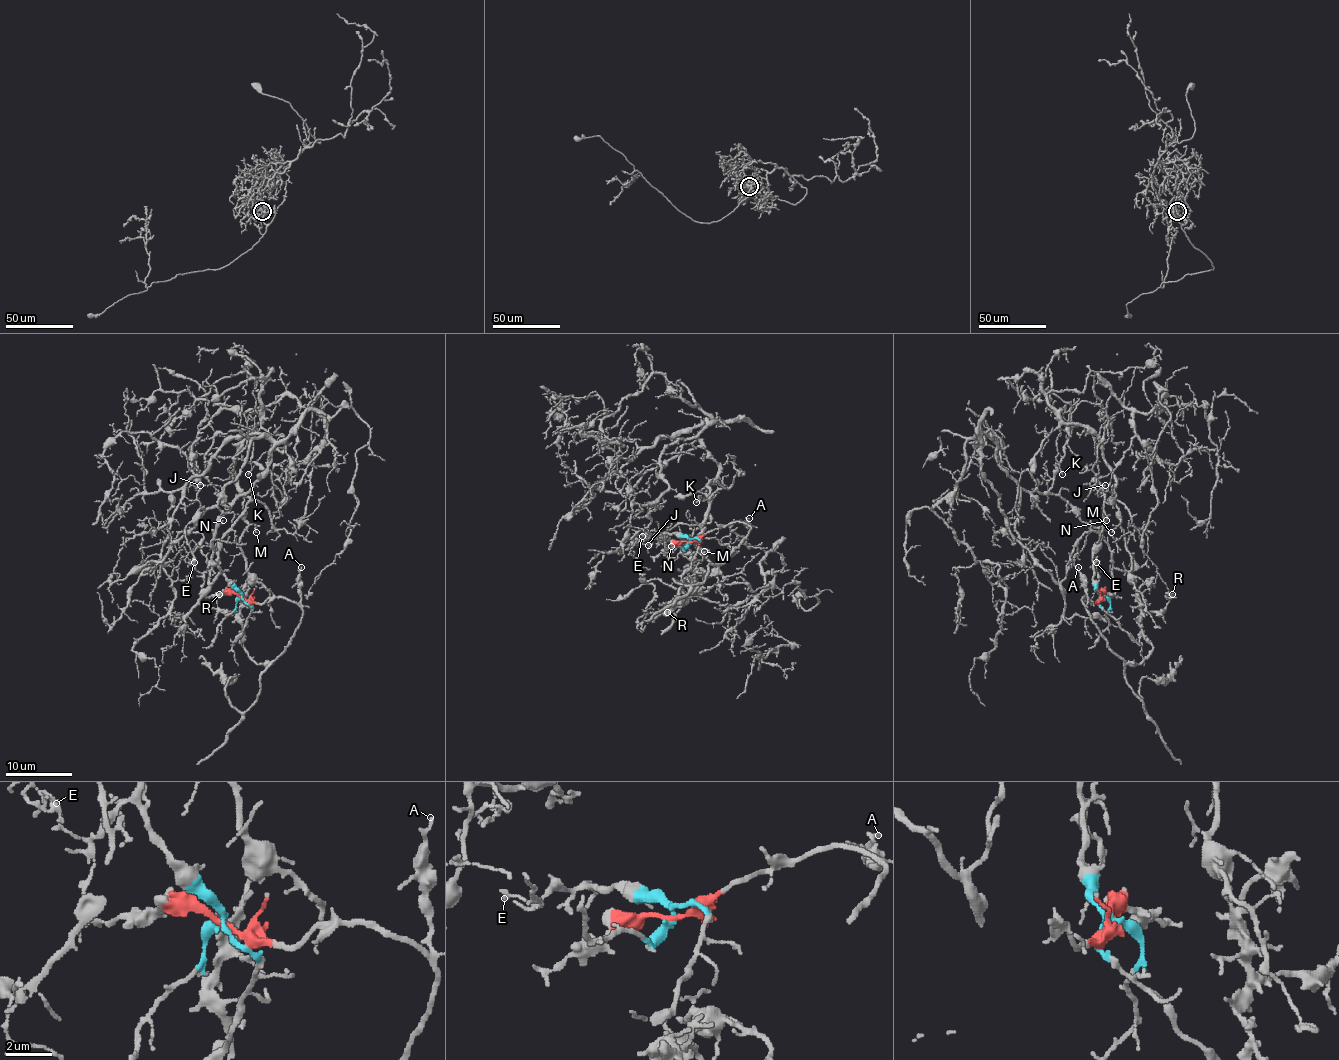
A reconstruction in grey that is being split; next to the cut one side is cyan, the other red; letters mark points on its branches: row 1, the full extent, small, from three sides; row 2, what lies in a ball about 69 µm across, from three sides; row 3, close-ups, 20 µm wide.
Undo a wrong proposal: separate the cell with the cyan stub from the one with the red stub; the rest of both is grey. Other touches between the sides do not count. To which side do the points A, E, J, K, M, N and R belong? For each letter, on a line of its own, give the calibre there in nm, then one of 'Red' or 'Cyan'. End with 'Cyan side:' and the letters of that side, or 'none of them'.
A: Thickness 150 nm. Red
E: Thickness 80 nm. Cyan
J: Thickness 110 nm. Cyan
K: Thickness 130 nm. Cyan
M: Thickness 110 nm. Cyan
N: Thickness 110 nm. Cyan
R: Thickness 170 nm. Red
Cyan side: E, J, K, M, N

